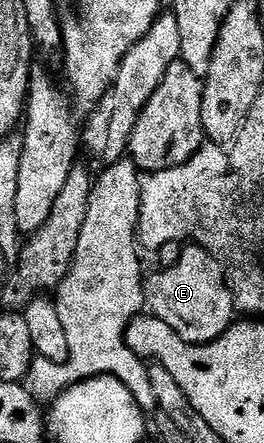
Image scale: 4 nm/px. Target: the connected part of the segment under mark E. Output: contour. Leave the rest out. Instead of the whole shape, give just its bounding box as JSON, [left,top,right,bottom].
[144,246,234,344]

